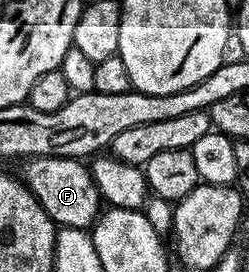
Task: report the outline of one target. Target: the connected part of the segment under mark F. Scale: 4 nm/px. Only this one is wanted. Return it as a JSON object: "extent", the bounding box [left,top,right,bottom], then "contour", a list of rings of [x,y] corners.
{"extent":[21,155,101,227],"contour":[[[36,155],[28,158],[21,172],[21,178],[37,197],[41,209],[49,213],[49,217],[59,227],[94,227],[95,220],[101,214],[101,198],[91,168],[82,159],[69,157],[41,157]]]}

